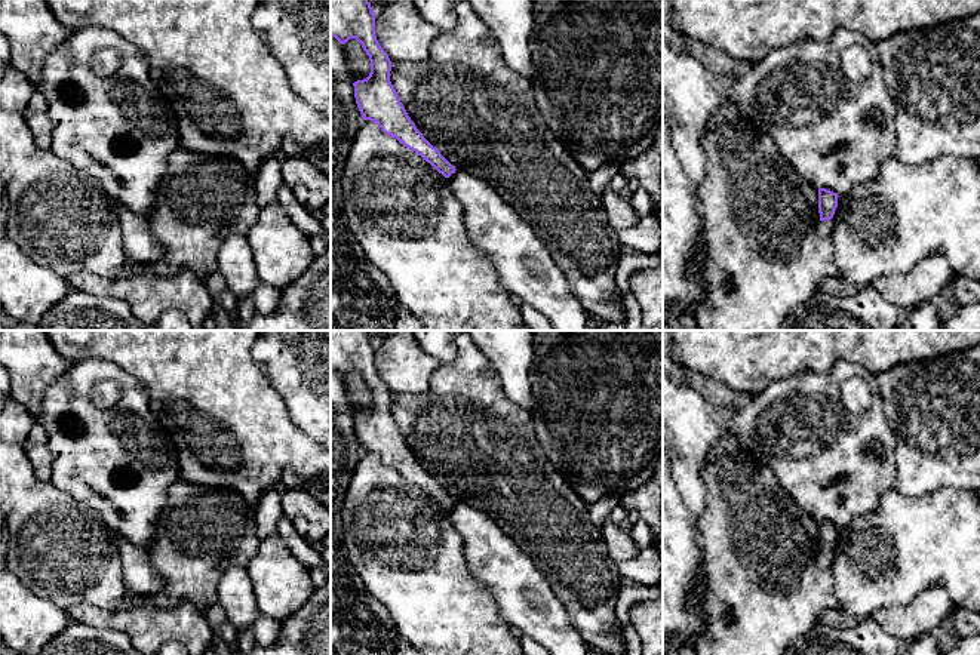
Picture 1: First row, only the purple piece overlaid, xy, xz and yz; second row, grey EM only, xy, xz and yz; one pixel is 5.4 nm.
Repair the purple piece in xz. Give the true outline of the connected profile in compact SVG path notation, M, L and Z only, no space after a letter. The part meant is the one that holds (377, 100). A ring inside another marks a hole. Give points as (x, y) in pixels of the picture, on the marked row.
M331 0L331 36L341 44L356 39L371 61L369 76L353 83L357 108L363 120L375 122L449 178L457 169L417 129L390 82L391 61L377 40L375 15L368 0Z

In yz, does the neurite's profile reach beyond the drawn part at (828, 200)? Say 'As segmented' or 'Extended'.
Extended

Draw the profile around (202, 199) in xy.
M176 148L170 153L166 172L156 193L156 203L147 216L151 234L159 242L163 256L156 262L128 261L117 277L148 271L166 277L188 271L206 282L218 271L218 250L231 234L248 236L259 216L255 179L233 157L194 153Z

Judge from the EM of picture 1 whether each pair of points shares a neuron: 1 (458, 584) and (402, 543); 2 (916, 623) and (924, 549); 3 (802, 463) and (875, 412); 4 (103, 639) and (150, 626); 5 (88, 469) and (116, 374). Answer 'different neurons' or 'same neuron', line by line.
1: same neuron
2: different neurons
3: same neuron
4: different neurons
5: same neuron

